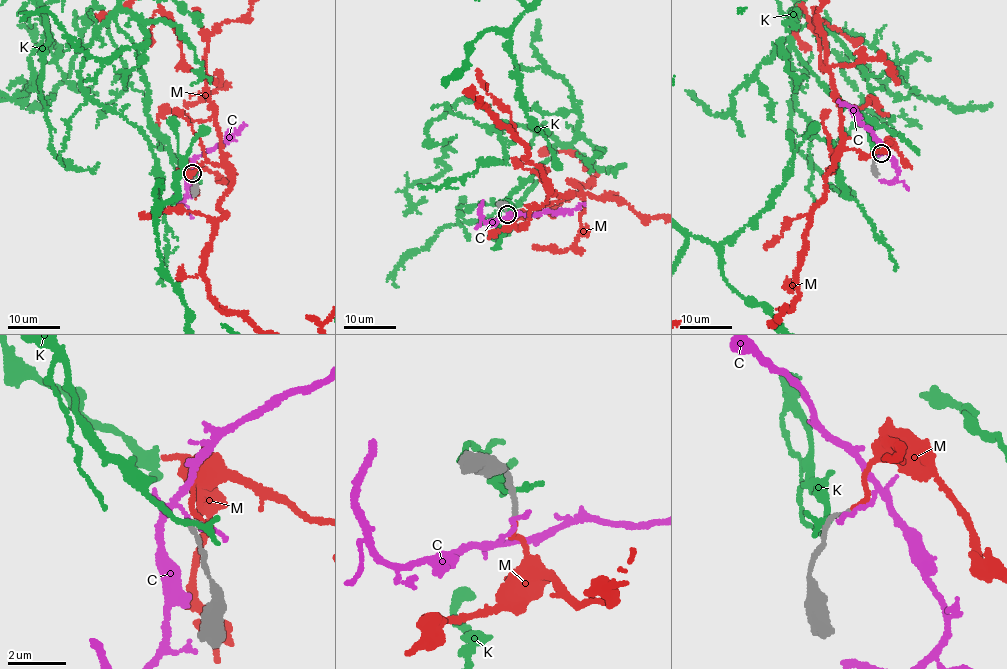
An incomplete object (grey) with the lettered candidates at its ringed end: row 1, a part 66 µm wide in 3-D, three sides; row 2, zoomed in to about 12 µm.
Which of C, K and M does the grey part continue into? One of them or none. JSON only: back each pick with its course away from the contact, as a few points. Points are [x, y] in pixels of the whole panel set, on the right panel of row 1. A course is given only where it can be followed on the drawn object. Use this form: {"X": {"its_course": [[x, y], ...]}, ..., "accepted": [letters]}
{"accepted": ["M"]}

